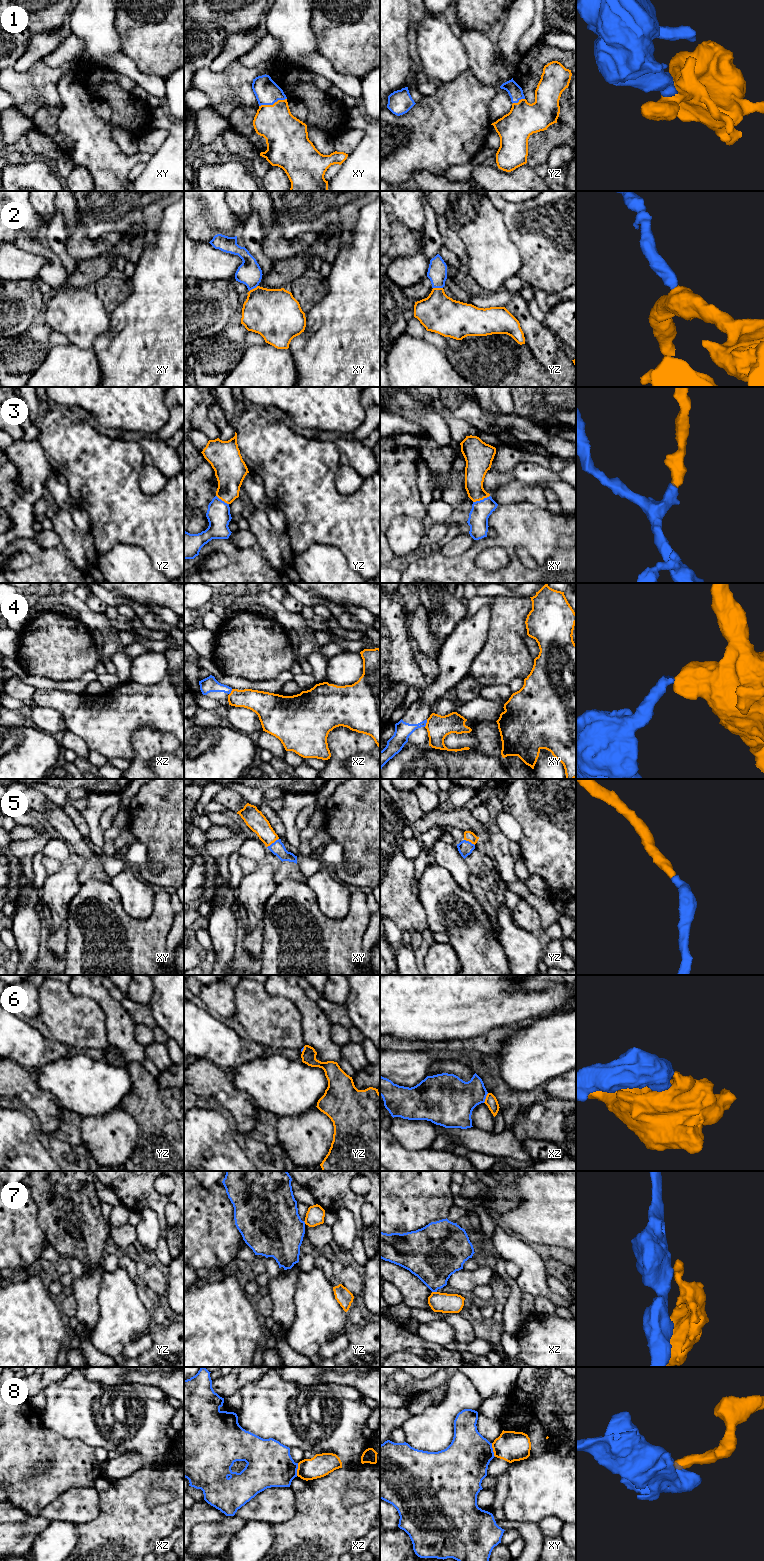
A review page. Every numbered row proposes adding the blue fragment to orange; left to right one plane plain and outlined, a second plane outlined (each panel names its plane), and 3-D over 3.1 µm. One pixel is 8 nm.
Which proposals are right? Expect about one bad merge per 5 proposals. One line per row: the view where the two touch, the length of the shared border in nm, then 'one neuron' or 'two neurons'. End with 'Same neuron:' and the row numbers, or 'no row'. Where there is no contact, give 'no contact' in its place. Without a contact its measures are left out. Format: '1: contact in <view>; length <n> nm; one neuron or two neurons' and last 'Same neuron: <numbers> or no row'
1: contact in xy; length 240 nm; one neuron
2: contact in yz; length 80 nm; one neuron
3: contact in xy; length 150 nm; one neuron
4: contact in xy; length 70 nm; two neurons
5: contact in xy; length 120 nm; one neuron
6: contact in xz; length 90 nm; two neurons
7: contact in xz; length 40 nm; two neurons
8: contact in xy; length 120 nm; two neurons
Same neuron: 1, 2, 3, 5

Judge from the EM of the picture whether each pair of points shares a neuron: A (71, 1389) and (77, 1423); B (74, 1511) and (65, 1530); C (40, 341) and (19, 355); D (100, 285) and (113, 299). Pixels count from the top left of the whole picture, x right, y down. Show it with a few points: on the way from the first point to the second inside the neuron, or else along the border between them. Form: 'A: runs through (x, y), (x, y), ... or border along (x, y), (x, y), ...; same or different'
A: runs through (71, 1397), (71, 1415); same
B: border along (51, 1521), (70, 1521), (78, 1525); different
C: runs through (35, 343), (24, 354); same
D: runs through (103, 288), (111, 296); same

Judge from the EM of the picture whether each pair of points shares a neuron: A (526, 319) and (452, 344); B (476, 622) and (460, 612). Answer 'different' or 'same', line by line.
A: different
B: different

